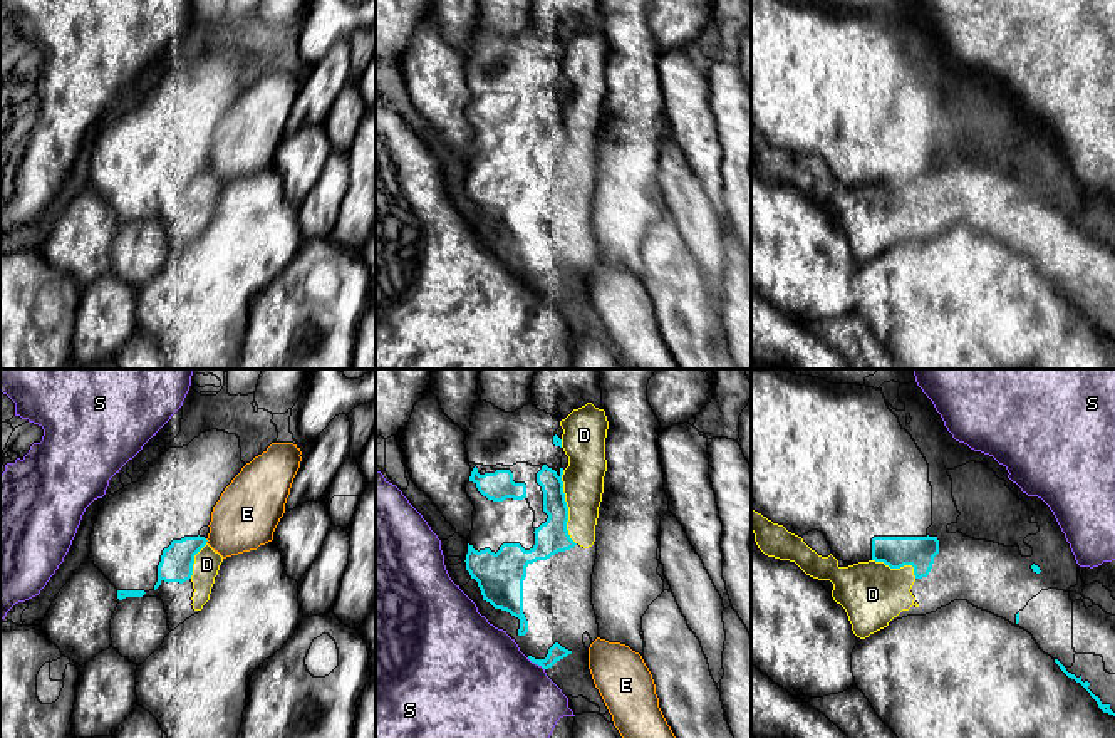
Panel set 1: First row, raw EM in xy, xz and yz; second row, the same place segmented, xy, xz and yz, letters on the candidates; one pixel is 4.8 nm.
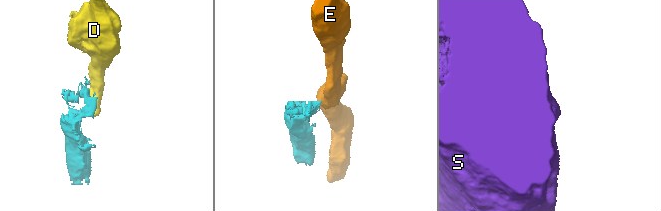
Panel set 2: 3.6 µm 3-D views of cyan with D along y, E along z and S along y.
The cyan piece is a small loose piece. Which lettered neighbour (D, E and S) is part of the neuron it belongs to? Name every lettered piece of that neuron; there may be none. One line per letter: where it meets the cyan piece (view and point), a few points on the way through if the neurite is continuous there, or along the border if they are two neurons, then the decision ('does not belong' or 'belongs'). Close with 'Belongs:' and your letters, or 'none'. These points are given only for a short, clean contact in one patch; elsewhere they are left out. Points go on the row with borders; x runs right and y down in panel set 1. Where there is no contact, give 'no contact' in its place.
D: meets cyan in xz at (567, 507); does not belong
E: meets cyan in xy at (205, 539); border along xy (205, 539), (208, 540); does not belong
S: meets cyan in xz at (535, 663); does not belong
Belongs: none

